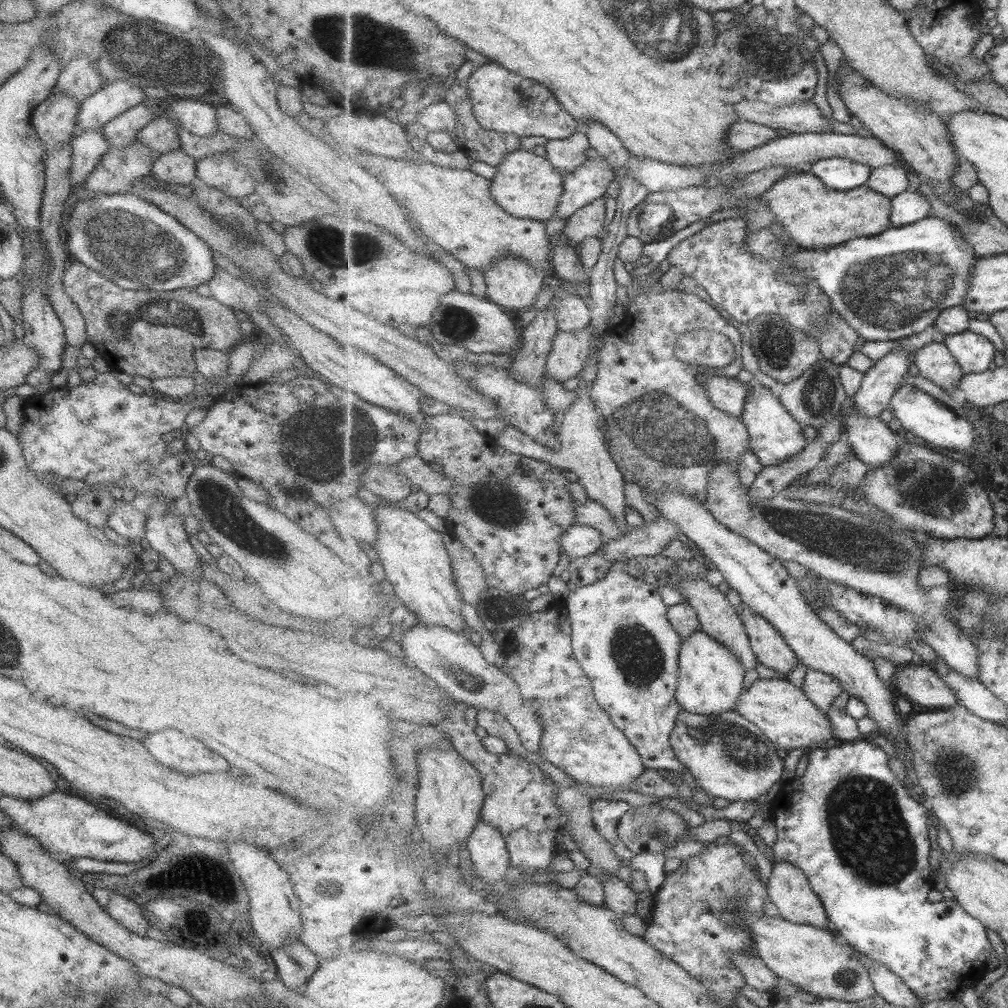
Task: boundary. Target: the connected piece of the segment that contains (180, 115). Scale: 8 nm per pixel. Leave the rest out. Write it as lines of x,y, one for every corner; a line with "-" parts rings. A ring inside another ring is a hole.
179,97
173,100
168,107
168,110
163,111
170,111
170,114
178,120
178,124
195,136
209,138
218,130
214,108
207,103

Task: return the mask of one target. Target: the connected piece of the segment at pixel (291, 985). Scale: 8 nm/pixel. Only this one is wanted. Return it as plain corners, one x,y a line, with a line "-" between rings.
298,940
283,948
272,948
268,953
276,968
276,979
293,991
307,982
319,963
315,955
303,948

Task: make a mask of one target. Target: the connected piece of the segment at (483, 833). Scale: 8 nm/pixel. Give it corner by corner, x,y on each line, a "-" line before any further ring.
479,821
471,836
467,840
468,851
470,852
470,858
473,862
475,869
477,869
483,880
487,880
489,884
497,884
501,882
503,878
507,877
510,866
510,852
506,843
506,837
495,825
488,823
487,821

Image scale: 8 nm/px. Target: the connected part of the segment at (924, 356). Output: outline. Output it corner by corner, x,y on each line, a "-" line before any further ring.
933,341
915,350
913,355
919,375
943,390
953,392
965,375
959,361
944,342

